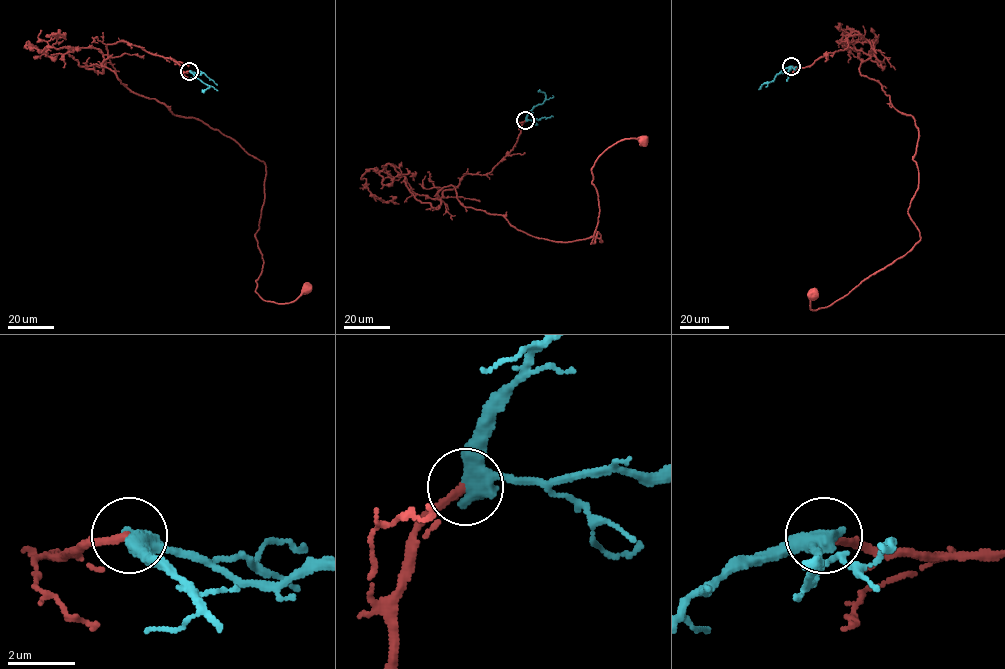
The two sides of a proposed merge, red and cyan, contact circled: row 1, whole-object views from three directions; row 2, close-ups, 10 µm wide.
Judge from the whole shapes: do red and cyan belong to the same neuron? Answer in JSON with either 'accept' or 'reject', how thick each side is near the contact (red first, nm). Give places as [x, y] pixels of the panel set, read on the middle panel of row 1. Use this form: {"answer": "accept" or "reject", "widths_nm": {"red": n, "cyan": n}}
{"answer": "accept", "widths_nm": {"red": 240, "cyan": 480}}

